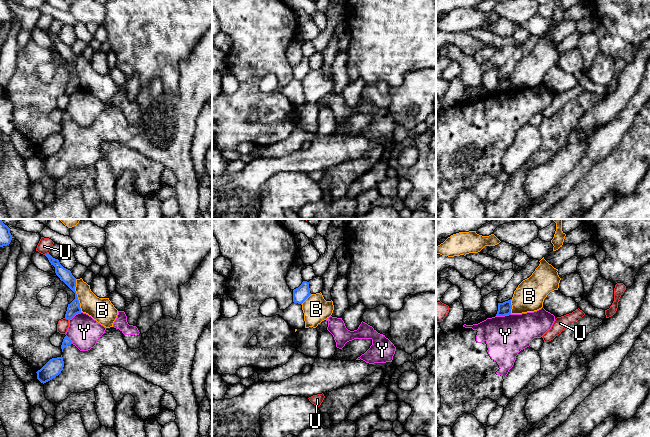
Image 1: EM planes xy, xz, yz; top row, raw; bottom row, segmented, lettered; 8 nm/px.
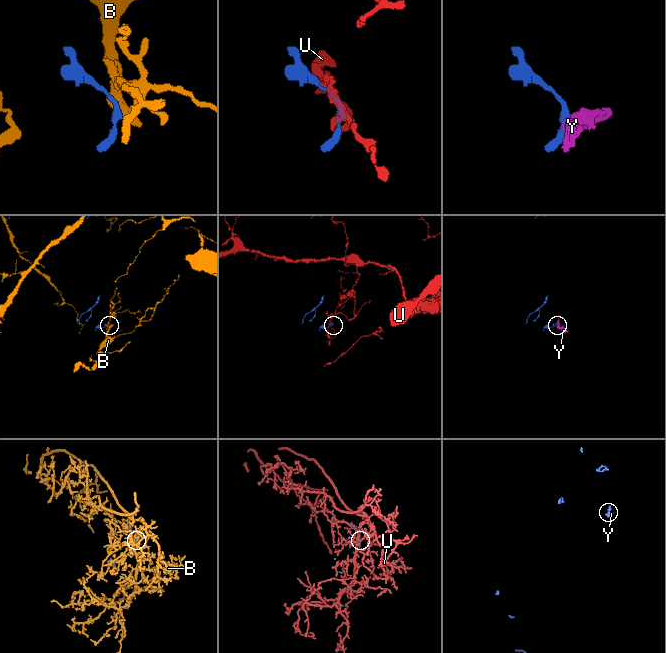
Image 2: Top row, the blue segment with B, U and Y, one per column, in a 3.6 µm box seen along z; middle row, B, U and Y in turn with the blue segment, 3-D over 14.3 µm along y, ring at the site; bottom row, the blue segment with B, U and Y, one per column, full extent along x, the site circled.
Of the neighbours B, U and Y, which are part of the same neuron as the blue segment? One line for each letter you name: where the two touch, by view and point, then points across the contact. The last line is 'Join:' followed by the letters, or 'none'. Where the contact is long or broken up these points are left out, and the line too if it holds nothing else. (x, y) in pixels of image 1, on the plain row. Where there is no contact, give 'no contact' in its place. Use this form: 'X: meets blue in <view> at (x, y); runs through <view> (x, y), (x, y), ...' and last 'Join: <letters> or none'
Join: none

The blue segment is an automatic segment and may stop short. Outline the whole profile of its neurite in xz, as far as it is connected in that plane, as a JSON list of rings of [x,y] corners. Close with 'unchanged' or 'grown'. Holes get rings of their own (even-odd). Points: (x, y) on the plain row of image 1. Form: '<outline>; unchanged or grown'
[[[303,57],[302,60],[293,66],[293,78],[301,80],[311,71],[309,58]]]; unchanged

